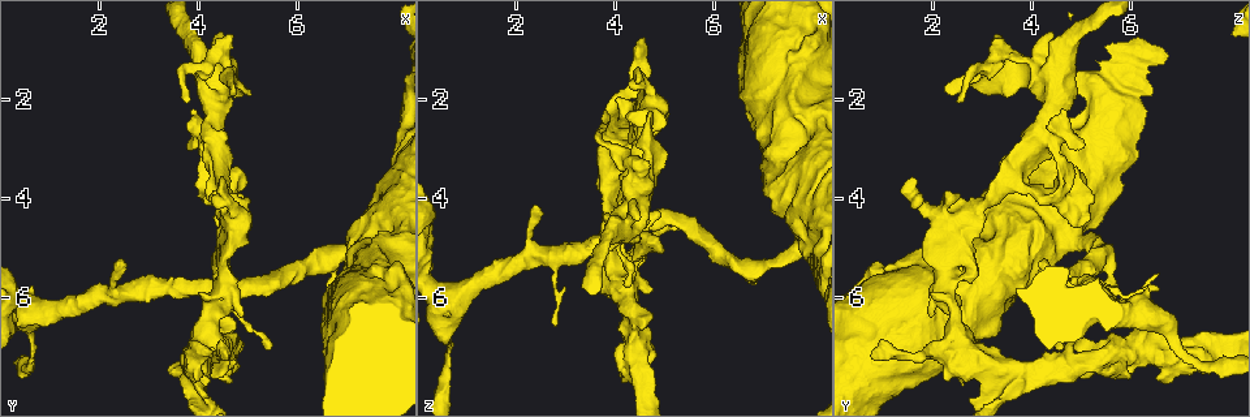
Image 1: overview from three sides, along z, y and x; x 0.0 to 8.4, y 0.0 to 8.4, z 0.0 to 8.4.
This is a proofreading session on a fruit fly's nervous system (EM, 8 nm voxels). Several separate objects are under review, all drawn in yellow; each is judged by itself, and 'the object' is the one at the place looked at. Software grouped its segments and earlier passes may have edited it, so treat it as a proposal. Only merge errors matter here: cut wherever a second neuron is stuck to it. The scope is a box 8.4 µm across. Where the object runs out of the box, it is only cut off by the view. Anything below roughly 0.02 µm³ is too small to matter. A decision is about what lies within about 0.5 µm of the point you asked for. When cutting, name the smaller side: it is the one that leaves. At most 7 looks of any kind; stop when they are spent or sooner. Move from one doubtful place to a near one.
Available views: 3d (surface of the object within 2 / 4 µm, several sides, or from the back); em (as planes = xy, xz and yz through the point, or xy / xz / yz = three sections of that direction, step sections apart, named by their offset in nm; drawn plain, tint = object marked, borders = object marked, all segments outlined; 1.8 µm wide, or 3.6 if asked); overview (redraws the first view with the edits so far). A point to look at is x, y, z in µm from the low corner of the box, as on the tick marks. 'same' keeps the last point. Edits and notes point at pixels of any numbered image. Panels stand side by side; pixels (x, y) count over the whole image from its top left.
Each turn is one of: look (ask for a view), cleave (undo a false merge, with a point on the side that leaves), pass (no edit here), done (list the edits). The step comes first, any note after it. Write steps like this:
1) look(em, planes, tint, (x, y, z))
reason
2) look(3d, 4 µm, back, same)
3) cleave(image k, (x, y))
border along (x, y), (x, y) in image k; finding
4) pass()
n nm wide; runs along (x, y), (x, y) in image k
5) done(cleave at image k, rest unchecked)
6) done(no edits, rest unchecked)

look(em, 3.6 µm, xy, step 8, borders, (4.40, 6.90, 7.45))
three-way junction

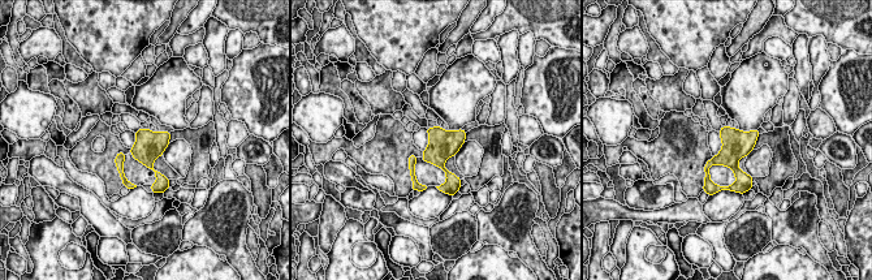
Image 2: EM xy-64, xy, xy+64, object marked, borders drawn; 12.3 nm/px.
pass()
continuous, no second neuron

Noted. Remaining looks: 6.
look(em, 3.6 µm, xz, step 16, tint, (4.05, 7.20, 5.35))
sharp bend

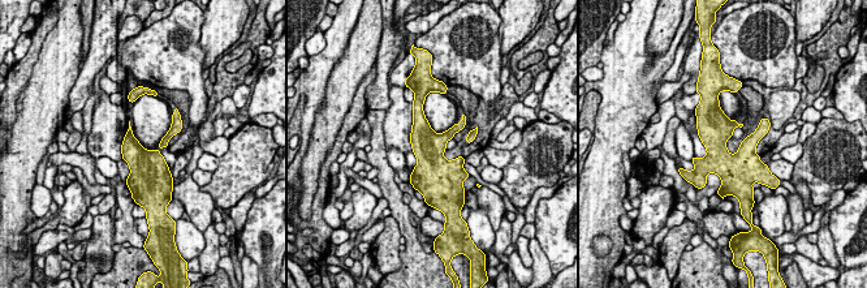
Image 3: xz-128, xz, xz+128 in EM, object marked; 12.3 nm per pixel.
pass()
one neuron here

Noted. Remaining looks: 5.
look(em, xy, step 8, borders, (4.45, 4.35, 2.85))
four or more arms meet

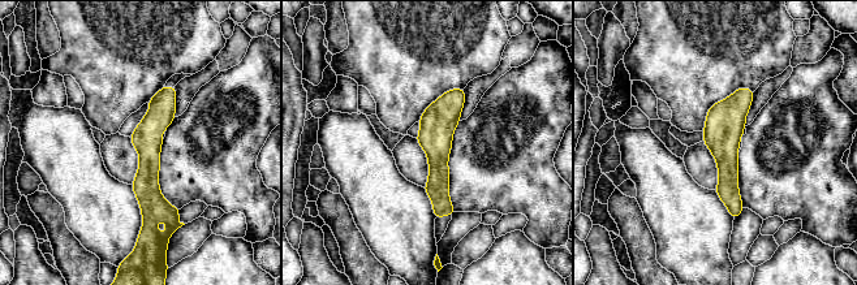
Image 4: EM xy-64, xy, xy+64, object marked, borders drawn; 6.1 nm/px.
pass()
continuous, no second neuron

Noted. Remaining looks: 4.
done(no edits, rest unchecked)

